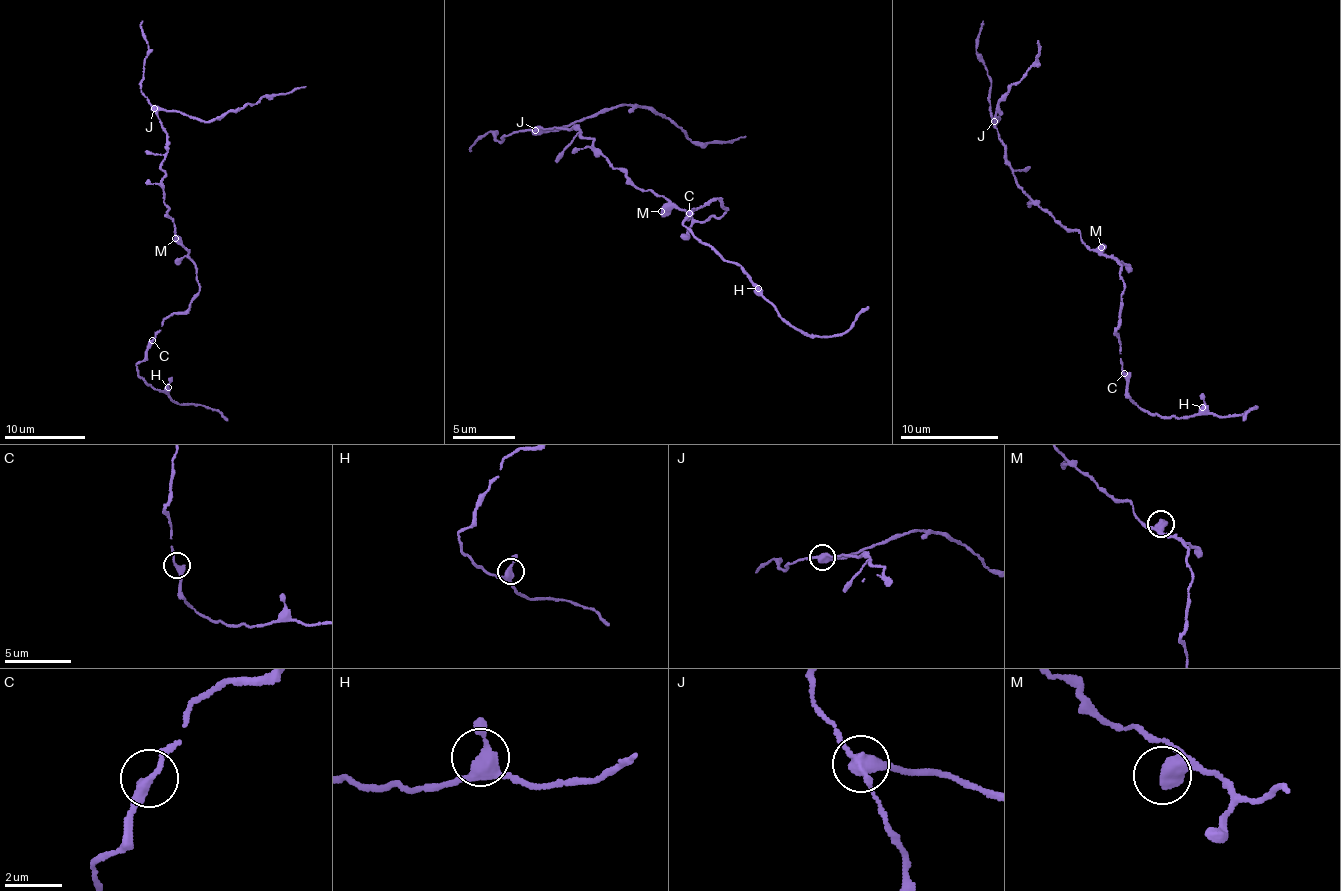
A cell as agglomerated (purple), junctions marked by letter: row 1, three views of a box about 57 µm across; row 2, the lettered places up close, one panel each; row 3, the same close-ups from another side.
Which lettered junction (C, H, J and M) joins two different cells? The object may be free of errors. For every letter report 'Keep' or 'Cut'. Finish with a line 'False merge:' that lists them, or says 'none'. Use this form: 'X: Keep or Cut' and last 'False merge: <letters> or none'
C: Keep
H: Keep
J: Cut
M: Keep
False merge: J

